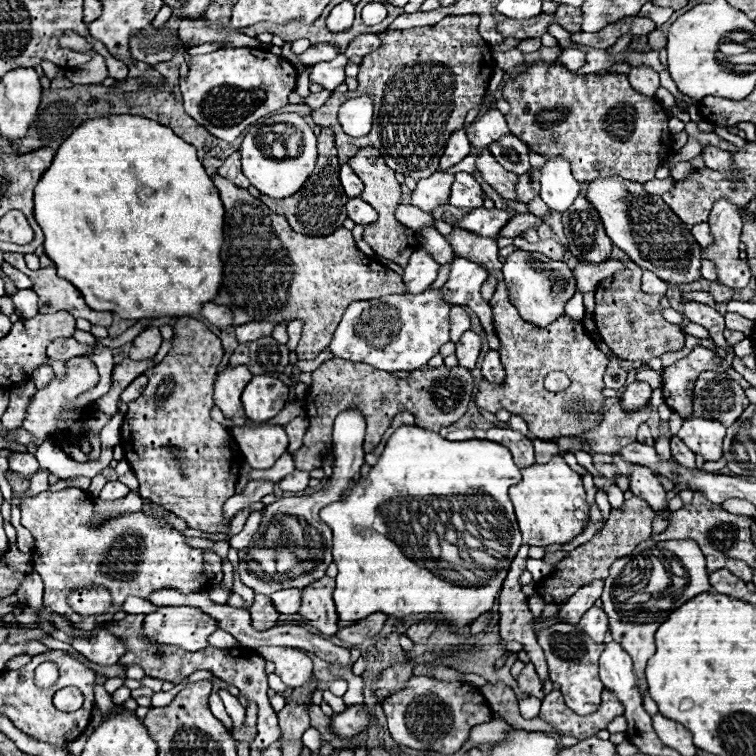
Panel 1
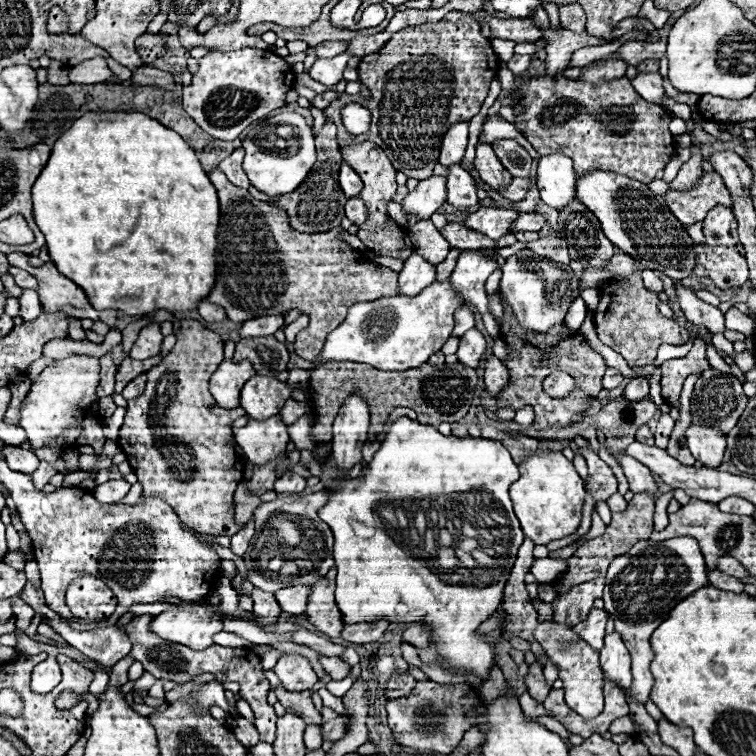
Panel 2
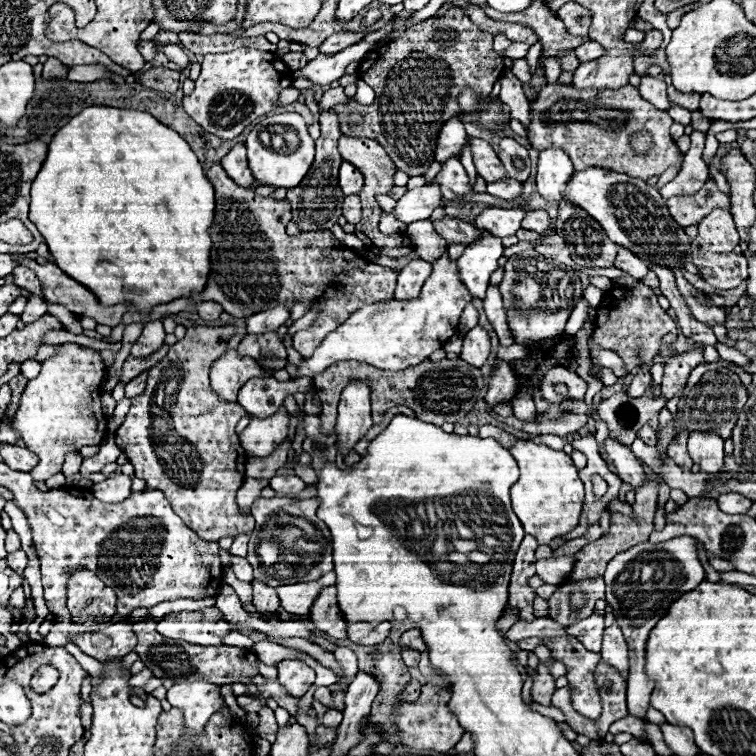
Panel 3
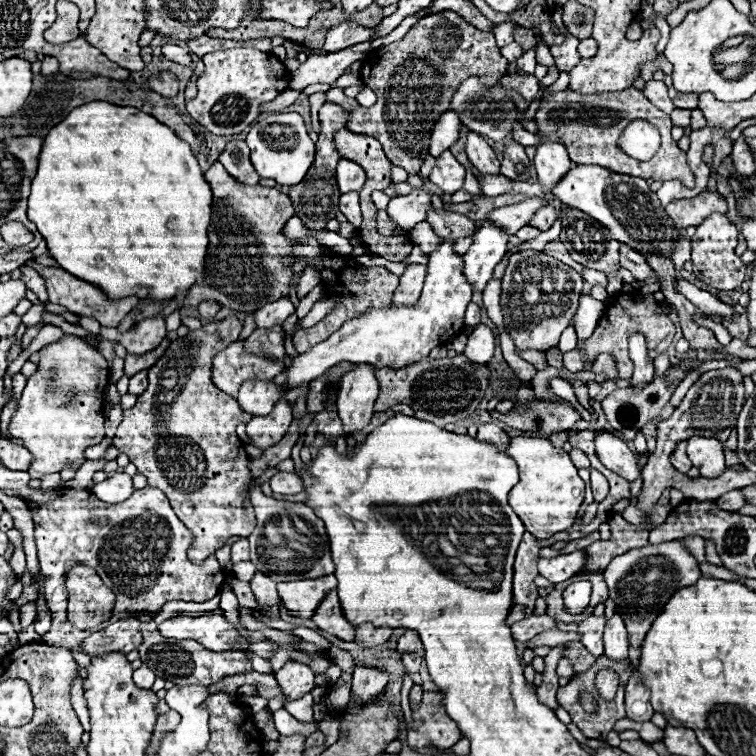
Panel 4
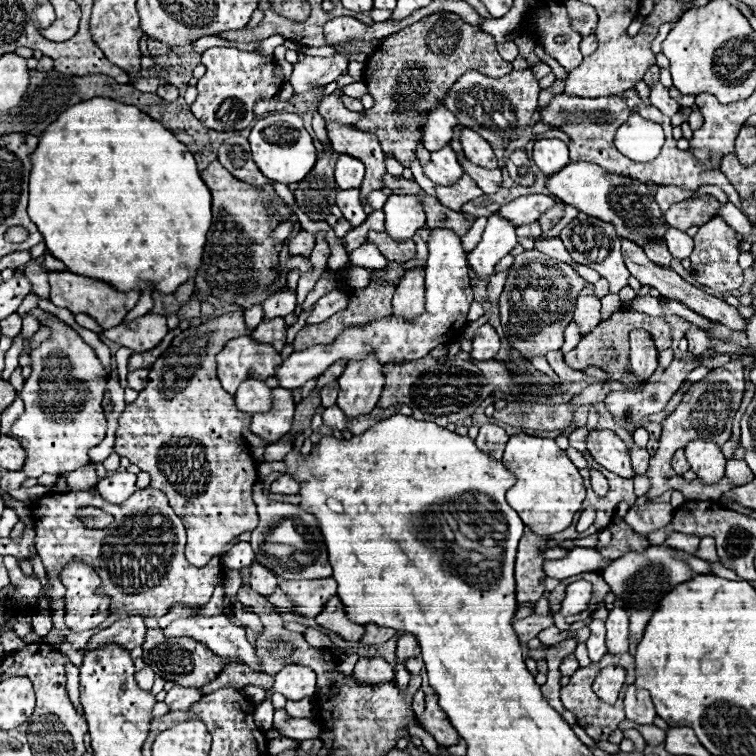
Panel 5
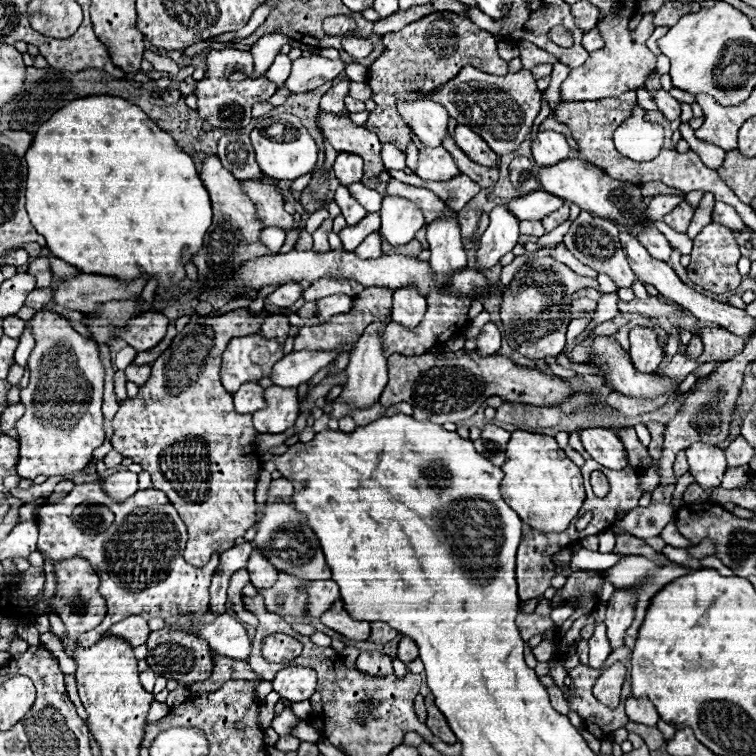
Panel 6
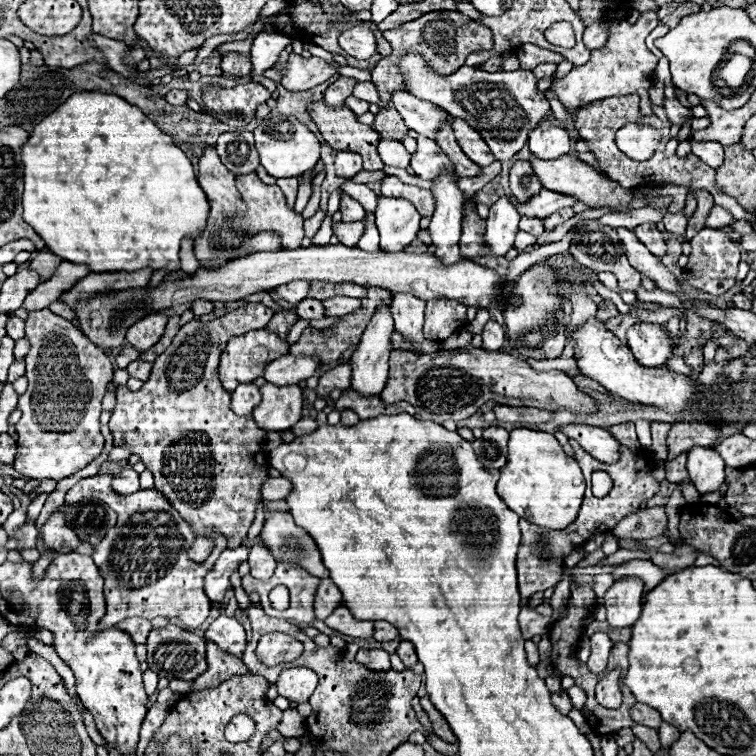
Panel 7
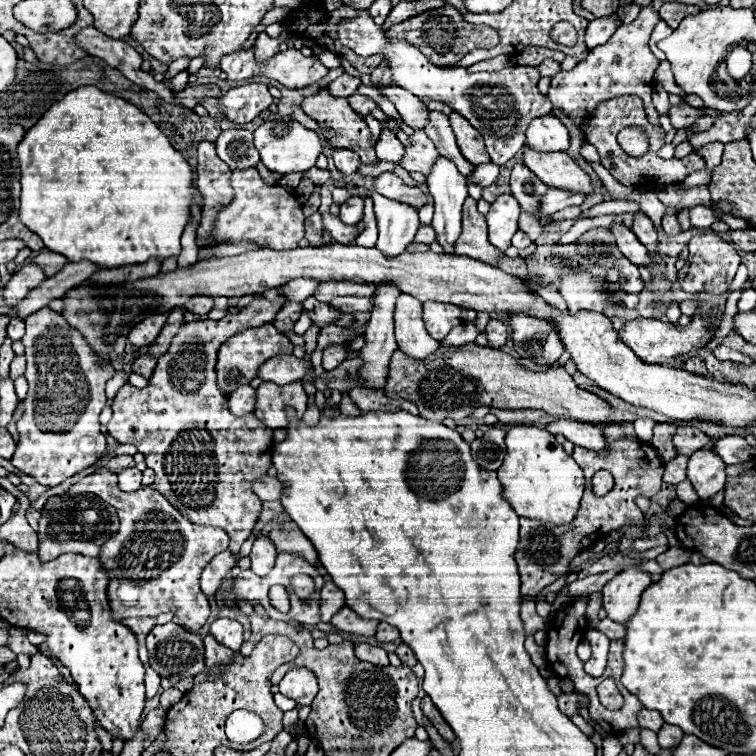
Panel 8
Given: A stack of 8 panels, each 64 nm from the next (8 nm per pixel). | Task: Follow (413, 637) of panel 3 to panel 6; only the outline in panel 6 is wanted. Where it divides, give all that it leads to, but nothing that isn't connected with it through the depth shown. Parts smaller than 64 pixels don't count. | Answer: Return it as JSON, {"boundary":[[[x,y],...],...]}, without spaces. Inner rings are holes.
{"boundary":[[[402,638],[400,640],[400,646],[398,646],[398,660],[402,660],[404,664],[410,664],[418,658],[418,648],[416,644],[410,640],[410,638]]]}

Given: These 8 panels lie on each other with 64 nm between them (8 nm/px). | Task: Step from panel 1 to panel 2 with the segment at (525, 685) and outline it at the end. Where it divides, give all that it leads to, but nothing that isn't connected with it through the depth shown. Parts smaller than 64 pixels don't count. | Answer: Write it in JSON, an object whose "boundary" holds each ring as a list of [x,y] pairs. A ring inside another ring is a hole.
{"boundary":[[[532,664],[532,666],[530,666],[530,672],[526,674],[526,686],[528,686],[530,696],[532,696],[534,700],[538,700],[538,702],[544,702],[546,696],[550,694],[550,690],[552,690],[552,688],[548,686],[546,678],[544,678],[544,670],[542,670],[540,664]]]}

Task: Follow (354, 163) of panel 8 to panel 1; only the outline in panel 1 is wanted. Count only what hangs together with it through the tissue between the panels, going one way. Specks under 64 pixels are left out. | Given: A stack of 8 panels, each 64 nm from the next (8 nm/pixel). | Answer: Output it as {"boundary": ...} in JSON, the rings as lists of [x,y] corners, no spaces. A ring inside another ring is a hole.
{"boundary":[[[342,164],[342,168],[340,168],[340,182],[342,182],[342,186],[344,186],[344,190],[350,198],[360,196],[362,190],[364,190],[362,180],[354,174],[354,170],[350,170],[348,164]]]}

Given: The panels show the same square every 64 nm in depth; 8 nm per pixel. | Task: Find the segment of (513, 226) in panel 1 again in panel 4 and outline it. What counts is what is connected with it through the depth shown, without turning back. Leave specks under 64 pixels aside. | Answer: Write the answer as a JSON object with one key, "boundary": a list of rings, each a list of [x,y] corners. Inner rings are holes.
{"boundary":[[[546,206],[546,208],[542,208],[542,210],[538,210],[536,214],[534,214],[534,218],[530,220],[530,226],[534,226],[534,228],[538,228],[538,230],[548,230],[552,224],[554,224],[554,220],[558,218],[556,216],[556,208],[554,206]]]}

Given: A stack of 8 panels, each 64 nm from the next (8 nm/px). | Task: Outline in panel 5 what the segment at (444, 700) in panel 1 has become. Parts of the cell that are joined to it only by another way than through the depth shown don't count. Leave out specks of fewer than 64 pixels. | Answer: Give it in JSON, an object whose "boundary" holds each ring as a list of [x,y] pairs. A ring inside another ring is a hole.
{"boundary":[[[428,694],[428,696],[426,696],[426,710],[424,710],[424,714],[418,718],[418,724],[420,724],[426,732],[430,732],[440,746],[454,746],[454,744],[458,744],[458,740],[460,740],[458,734],[456,734],[456,730],[452,728],[450,720],[446,718],[446,714],[440,710],[436,694]]]}

